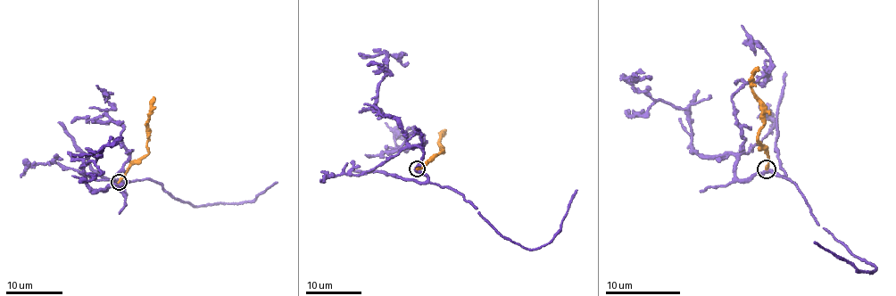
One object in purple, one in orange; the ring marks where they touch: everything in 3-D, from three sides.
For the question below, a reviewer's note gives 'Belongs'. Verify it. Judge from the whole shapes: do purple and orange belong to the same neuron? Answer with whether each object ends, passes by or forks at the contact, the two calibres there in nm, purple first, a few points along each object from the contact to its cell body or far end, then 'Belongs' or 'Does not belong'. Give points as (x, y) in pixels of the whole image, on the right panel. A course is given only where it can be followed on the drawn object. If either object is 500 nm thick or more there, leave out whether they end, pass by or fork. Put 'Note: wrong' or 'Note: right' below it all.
At the ring purple passes by. At the ring orange ends. Thickness 360 nm (purple) against 320 nm. Course of purple: (767, 169), (787, 179), (811, 209), (811, 216), (850, 252), (875, 267), (876, 270), (863, 273), (813, 242). Course of orange: (767, 168), (767, 152), (759, 138), (762, 102), (751, 87), (751, 73), (759, 67). Does not belong
Note: wrong

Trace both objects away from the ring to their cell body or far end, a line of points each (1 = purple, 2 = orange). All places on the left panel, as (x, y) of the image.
1: (118, 183), (153, 180), (170, 193), (194, 206), (248, 202), (277, 182)
2: (118, 182), (130, 165), (148, 152), (146, 142), (153, 96)

